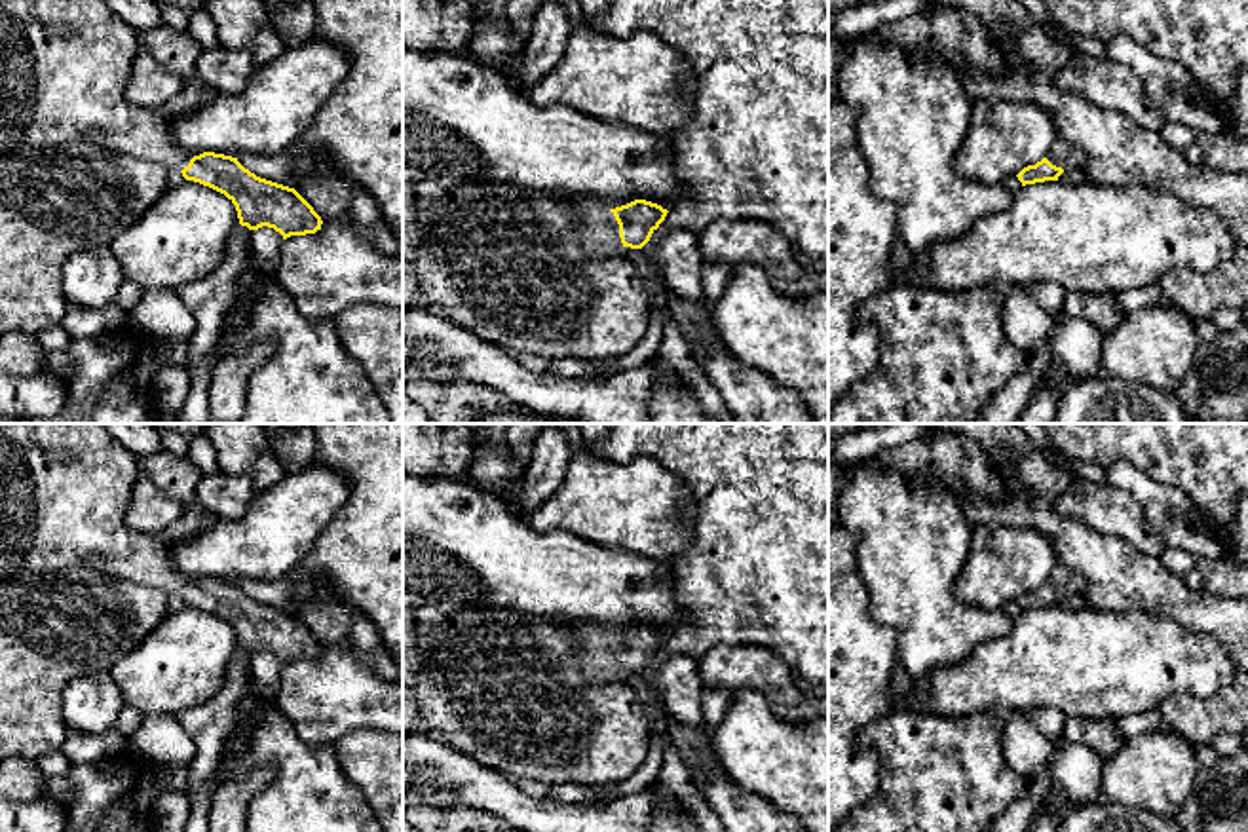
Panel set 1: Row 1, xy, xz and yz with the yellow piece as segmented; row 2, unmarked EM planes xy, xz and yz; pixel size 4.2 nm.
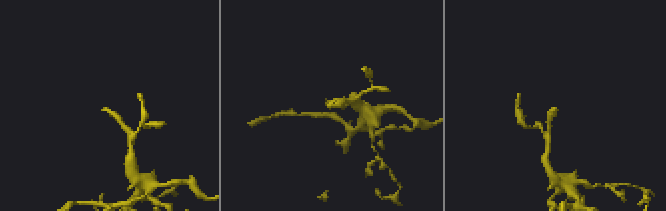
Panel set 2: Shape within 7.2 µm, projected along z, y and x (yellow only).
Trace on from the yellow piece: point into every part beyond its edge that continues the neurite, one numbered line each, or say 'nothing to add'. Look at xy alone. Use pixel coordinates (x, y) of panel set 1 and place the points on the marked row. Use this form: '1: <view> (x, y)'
1: xy (63, 63)

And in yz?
1: yz (1062, 154)

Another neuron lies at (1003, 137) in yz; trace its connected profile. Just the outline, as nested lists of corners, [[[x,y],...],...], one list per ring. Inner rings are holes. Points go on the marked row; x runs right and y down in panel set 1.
[[[973,101],[954,167],[965,179],[997,186],[1047,158],[1056,139],[1052,116],[1037,104]]]

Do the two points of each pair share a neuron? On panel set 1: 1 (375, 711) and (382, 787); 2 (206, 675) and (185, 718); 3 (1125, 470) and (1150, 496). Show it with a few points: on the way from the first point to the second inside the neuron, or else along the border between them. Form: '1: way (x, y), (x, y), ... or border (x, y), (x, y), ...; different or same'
1: border (382, 730), (352, 730), (335, 745); different
2: border (226, 680), (211, 698), (183, 709), (175, 717); different
3: way (1129, 475), (1144, 491); same

